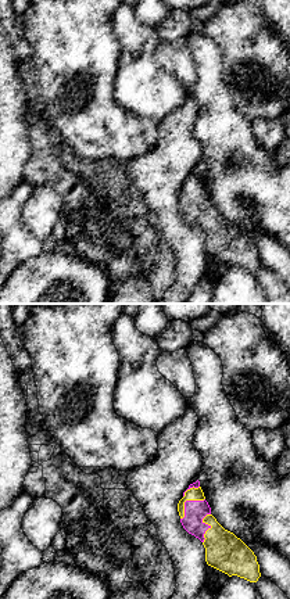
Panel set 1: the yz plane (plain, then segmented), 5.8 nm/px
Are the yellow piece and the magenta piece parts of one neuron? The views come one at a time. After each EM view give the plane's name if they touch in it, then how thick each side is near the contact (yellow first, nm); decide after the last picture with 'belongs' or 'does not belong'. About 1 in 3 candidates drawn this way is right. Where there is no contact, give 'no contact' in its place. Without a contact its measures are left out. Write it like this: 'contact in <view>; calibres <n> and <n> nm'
contact in yz; calibres 80 and 130 nm

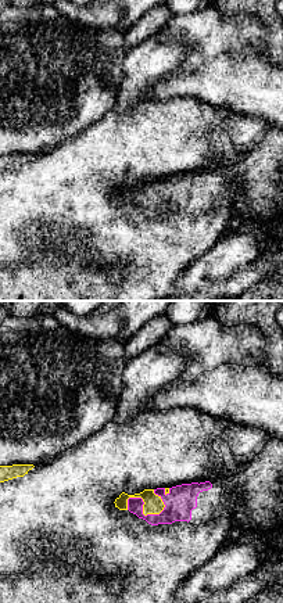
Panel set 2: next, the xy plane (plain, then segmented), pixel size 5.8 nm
contact in xy; calibres 110 and 170 nm

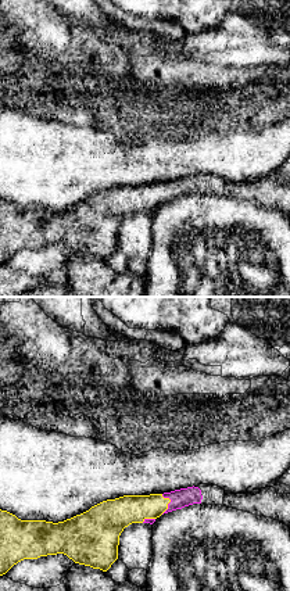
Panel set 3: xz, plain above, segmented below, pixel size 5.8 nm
contact in xz; calibres 170 and 110 nm

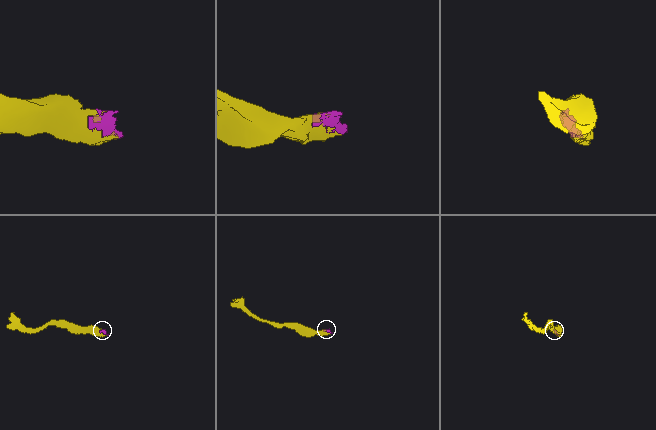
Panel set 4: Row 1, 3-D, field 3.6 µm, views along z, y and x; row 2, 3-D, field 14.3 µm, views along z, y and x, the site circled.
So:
belongs

